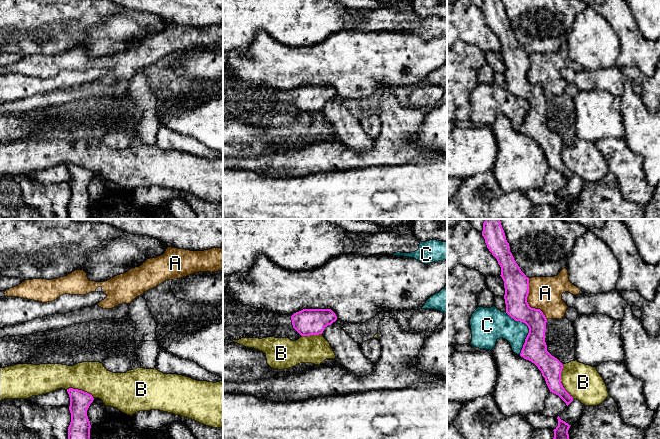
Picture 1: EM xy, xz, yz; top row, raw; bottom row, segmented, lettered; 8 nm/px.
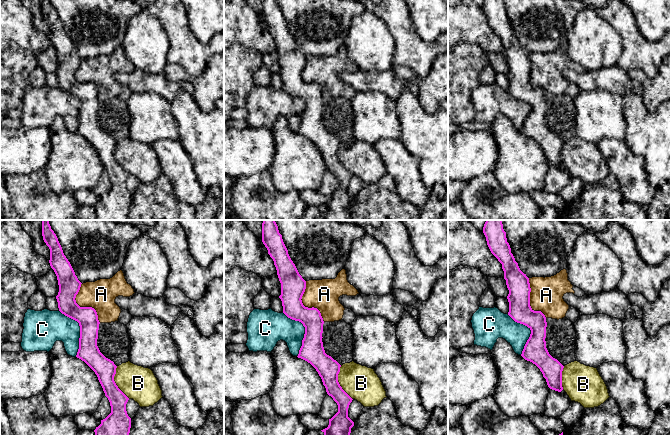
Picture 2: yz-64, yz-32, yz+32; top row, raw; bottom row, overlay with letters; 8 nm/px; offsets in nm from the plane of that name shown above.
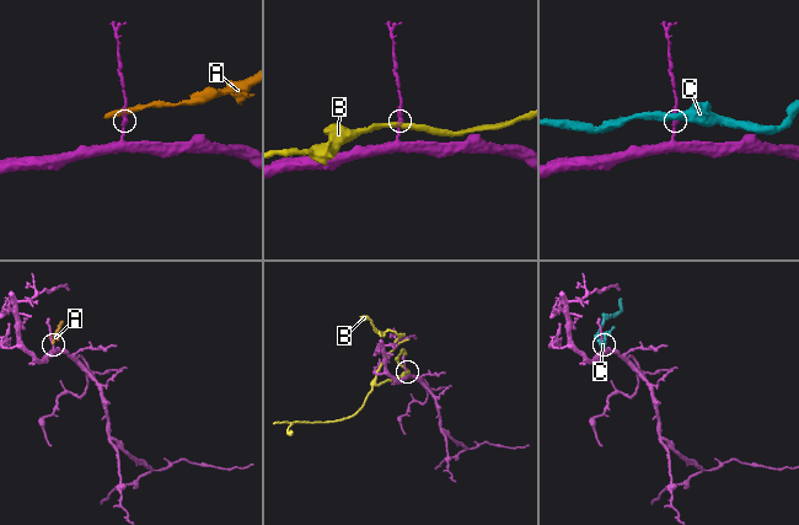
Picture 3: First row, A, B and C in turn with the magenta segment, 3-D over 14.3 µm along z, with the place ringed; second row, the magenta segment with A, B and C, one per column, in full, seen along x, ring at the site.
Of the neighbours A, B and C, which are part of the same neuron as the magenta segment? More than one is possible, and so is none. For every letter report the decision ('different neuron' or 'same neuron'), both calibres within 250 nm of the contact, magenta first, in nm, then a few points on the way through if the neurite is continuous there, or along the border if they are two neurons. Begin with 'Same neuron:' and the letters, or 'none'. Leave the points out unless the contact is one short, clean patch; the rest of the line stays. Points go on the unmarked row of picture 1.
Same neuron: none
A: different neuron | 200/280 nm
B: different neuron | 170/280 nm
C: different neuron | 190/220 nm

